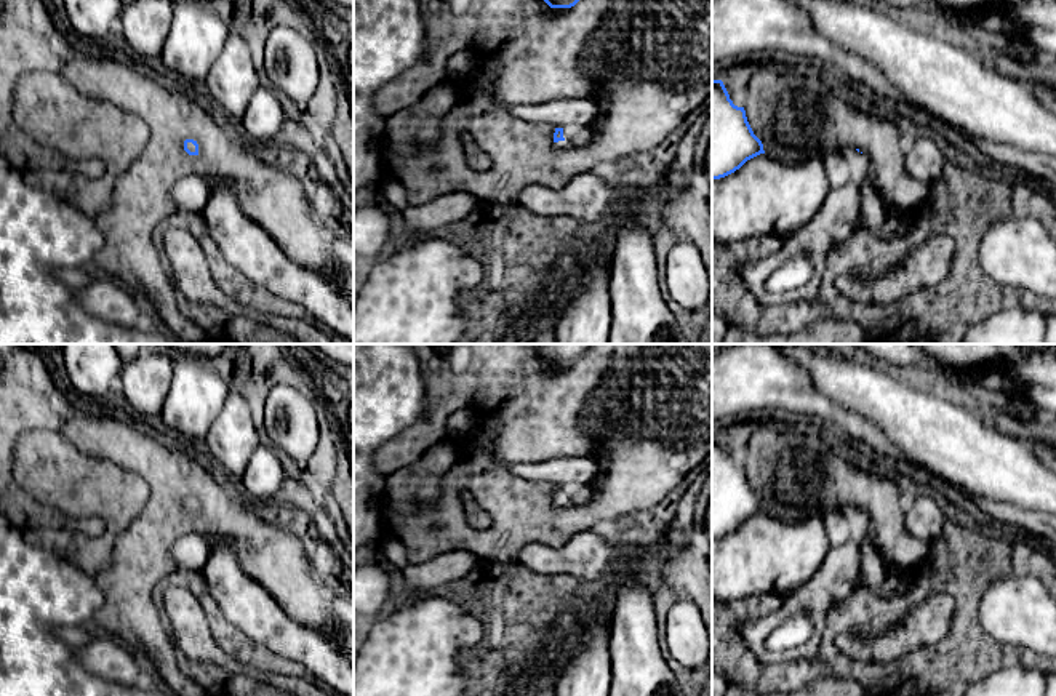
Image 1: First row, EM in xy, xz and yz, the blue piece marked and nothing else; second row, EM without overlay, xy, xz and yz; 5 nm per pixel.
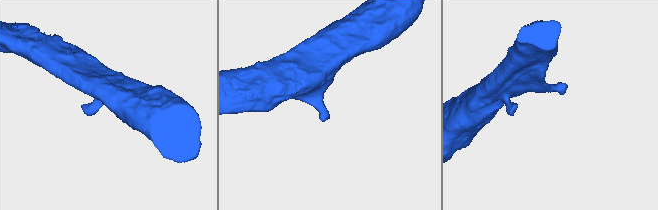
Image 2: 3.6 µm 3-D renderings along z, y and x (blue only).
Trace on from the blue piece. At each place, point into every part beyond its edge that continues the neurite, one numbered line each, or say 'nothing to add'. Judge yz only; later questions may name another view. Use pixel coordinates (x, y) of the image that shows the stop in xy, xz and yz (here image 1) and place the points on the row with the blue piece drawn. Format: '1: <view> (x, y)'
nothing to add

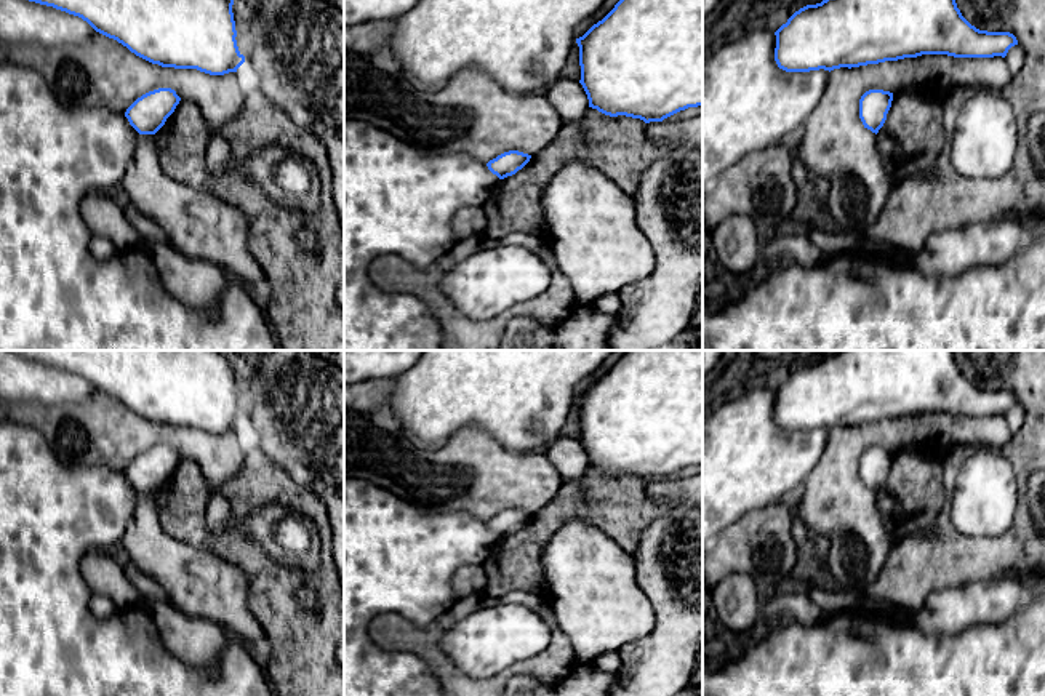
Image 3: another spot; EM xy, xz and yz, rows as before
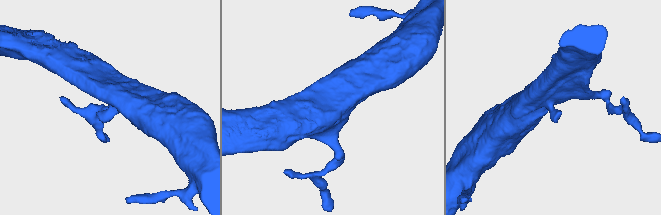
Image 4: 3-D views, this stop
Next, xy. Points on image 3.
nothing to add

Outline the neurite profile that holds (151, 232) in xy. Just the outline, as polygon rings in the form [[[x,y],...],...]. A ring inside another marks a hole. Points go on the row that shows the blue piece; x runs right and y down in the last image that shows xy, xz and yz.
[[[123,202],[123,210],[125,210],[126,219],[131,222],[131,226],[141,235],[142,243],[152,245],[152,243],[168,242],[163,229],[154,219],[142,214],[138,208],[130,205],[128,202]]]

